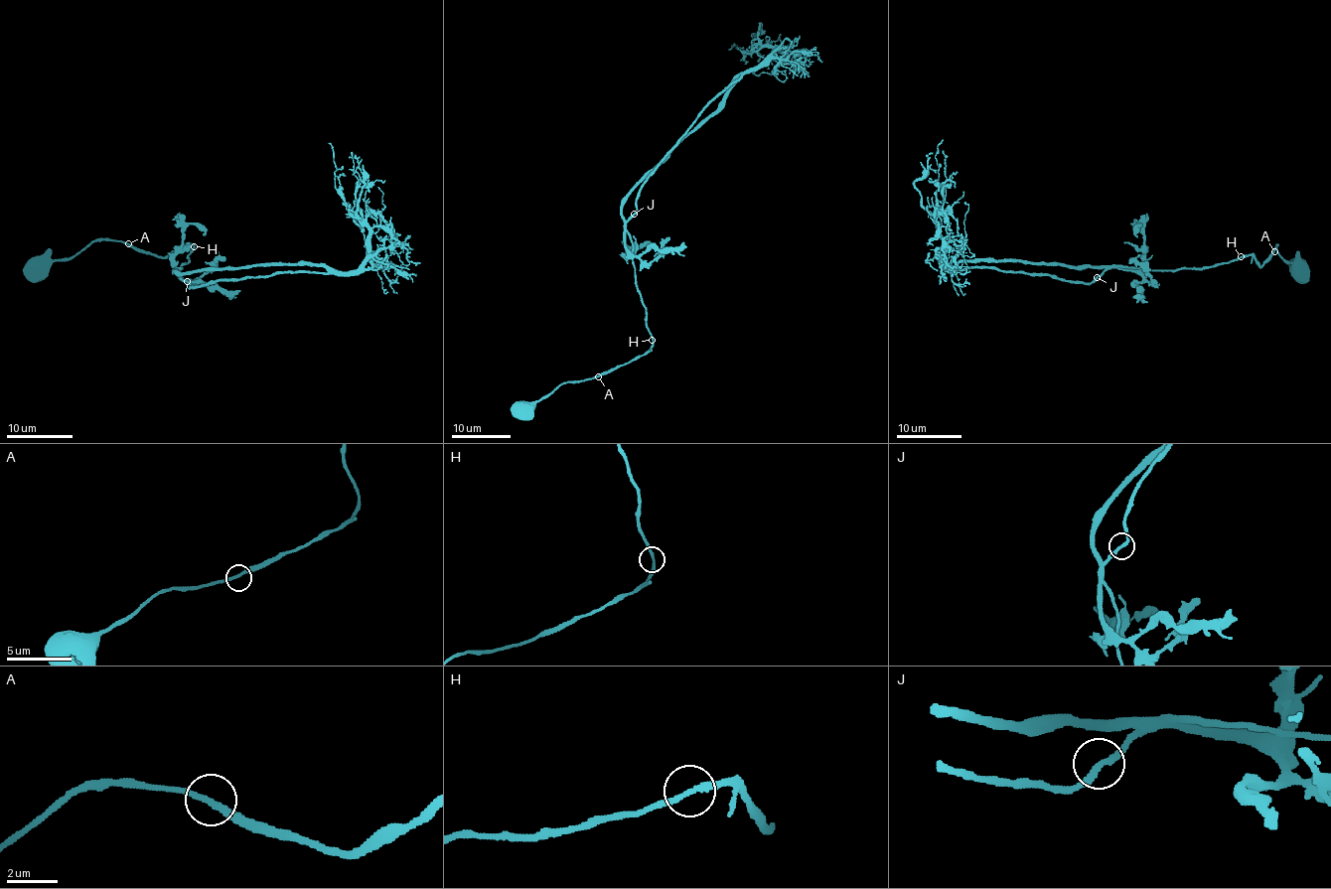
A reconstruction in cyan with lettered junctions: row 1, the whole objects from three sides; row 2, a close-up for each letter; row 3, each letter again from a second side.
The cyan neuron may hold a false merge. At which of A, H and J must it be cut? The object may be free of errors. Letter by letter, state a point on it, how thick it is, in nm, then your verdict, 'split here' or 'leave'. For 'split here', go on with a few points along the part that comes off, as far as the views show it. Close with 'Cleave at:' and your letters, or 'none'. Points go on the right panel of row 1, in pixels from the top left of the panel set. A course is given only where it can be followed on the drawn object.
A: place (1274, 251); calibre 240 nm; leave
H: place (1241, 256); calibre 220 nm; leave
J: place (1097, 277); calibre 240 nm; leave
Cleave at: none

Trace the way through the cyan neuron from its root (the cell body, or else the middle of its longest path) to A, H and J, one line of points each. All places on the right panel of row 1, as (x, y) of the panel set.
A: (1298, 267), (1288, 263), (1276, 250), (1276, 245), (1274, 251)
H: (1298, 267), (1288, 263), (1276, 250), (1276, 245), (1263, 265), (1252, 254), (1241, 256)
J: (1298, 267), (1288, 263), (1276, 245), (1260, 265), (1252, 254), (1212, 266), (1175, 270), (1105, 268), (1096, 277)

